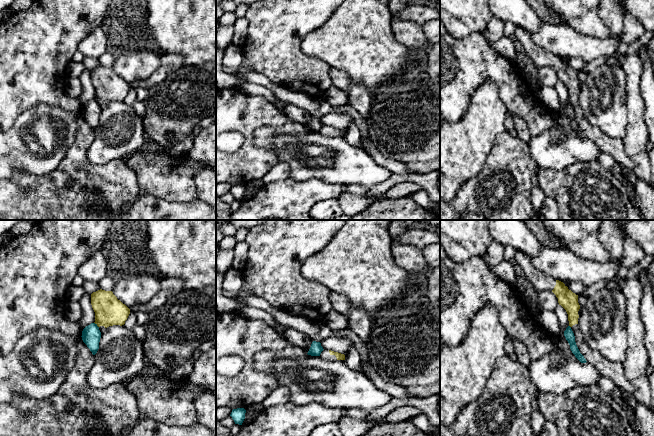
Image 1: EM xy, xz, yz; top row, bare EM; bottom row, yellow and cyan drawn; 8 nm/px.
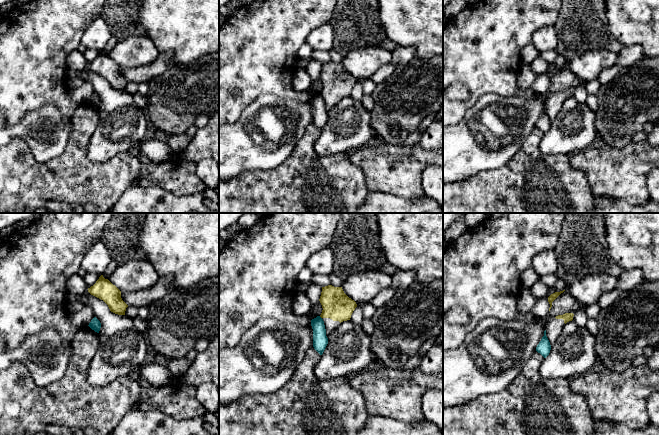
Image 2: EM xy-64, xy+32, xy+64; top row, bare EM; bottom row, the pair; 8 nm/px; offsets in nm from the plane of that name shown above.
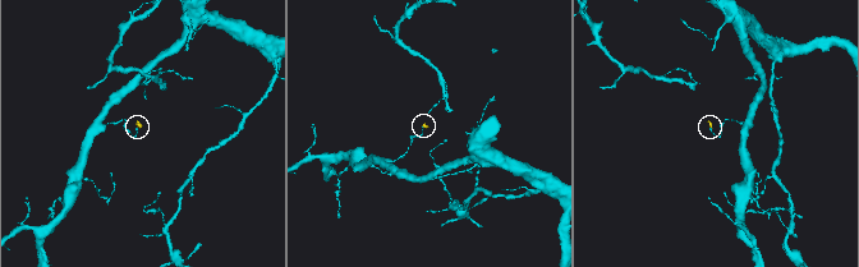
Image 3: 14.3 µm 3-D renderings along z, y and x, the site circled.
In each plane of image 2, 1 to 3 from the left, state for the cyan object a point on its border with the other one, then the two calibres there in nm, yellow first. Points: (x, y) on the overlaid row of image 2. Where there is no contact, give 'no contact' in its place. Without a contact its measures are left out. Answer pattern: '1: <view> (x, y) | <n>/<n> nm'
1: no contact
2: no contact
3: no contact

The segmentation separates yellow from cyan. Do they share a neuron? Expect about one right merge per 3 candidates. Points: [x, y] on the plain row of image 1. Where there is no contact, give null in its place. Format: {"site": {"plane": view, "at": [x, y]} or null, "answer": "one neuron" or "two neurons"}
{"site": {"plane": "xy", "at": [97, 101]}, "answer": "two neurons"}

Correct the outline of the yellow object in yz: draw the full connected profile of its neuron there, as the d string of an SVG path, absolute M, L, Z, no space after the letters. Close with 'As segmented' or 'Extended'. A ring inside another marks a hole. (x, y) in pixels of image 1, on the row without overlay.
M515 25L514 36L537 67L550 66L556 71L559 81L568 90L569 102L574 109L576 121L586 137L592 140L602 152L610 154L618 165L631 169L638 179L654 186L651 181L649 153L646 150L636 156L628 156L624 151L622 140L604 135L597 127L588 122L578 102L578 87L580 85L578 71L569 66L563 58L539 47L523 27Z. Extended

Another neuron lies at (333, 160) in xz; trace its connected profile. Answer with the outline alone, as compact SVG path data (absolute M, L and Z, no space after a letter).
M265 126L255 131L254 144L276 150L279 162L287 163L290 167L289 178L297 182L316 179L344 188L359 184L369 189L387 181L392 175L389 170L379 166L363 147L349 144L344 136L328 137L308 130L302 136L295 134L277 136L272 128Z

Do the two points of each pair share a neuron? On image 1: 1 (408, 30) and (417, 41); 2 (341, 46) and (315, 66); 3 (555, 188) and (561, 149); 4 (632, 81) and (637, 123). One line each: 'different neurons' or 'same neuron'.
1: same neuron
2: different neurons
3: different neurons
4: same neuron

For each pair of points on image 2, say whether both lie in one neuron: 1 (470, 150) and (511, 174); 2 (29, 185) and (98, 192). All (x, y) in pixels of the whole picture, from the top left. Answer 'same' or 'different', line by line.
1: different
2: same

